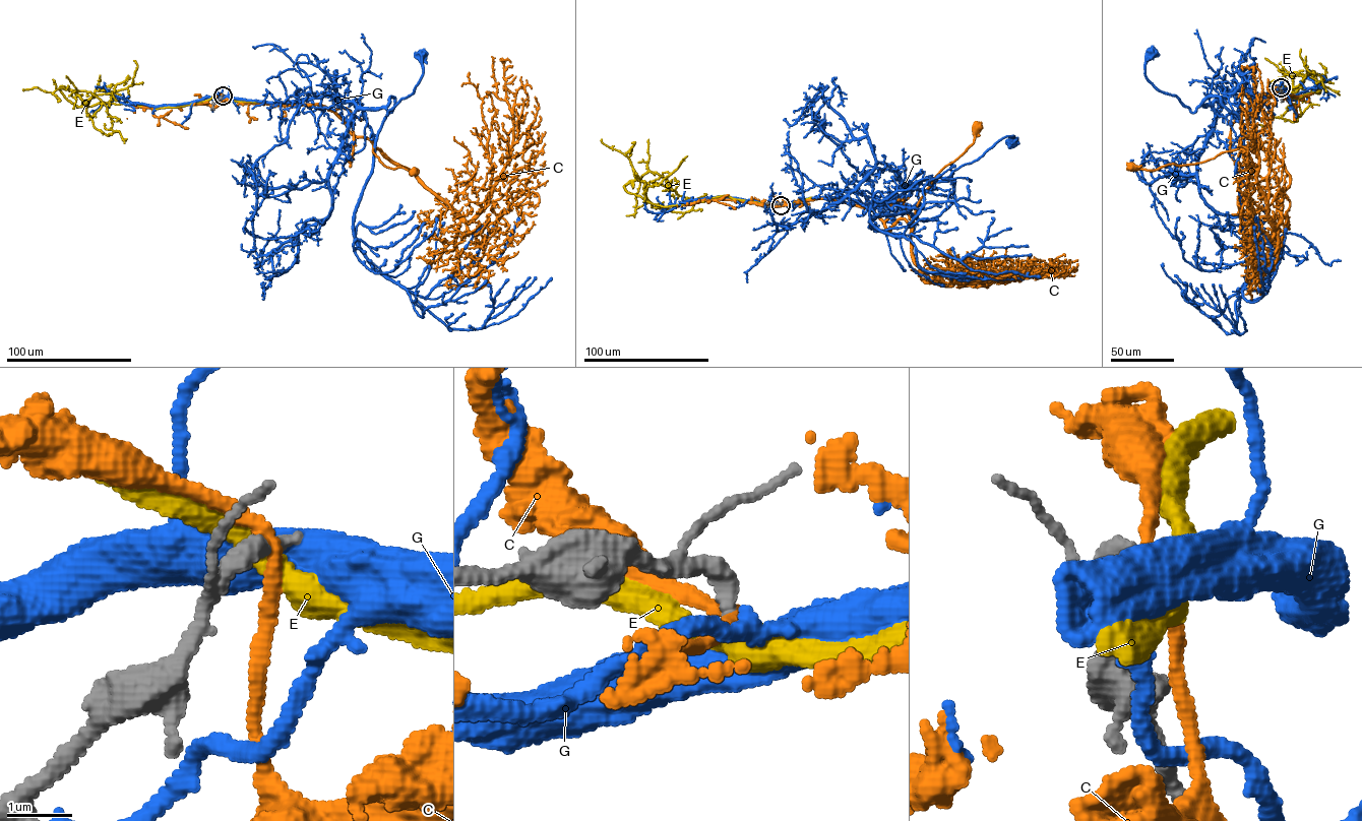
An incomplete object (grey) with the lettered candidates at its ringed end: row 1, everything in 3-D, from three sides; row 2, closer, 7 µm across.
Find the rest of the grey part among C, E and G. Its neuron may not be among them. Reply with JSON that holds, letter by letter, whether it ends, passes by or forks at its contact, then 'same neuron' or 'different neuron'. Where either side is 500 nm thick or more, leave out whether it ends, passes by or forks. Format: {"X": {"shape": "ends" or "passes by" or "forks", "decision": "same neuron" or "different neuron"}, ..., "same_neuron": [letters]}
{"C": {"shape": "passes by", "decision": "different neuron"}, "E": {"shape": "passes by", "decision": "different neuron"}, "G": {"decision": "different neuron"}, "same_neuron": []}

